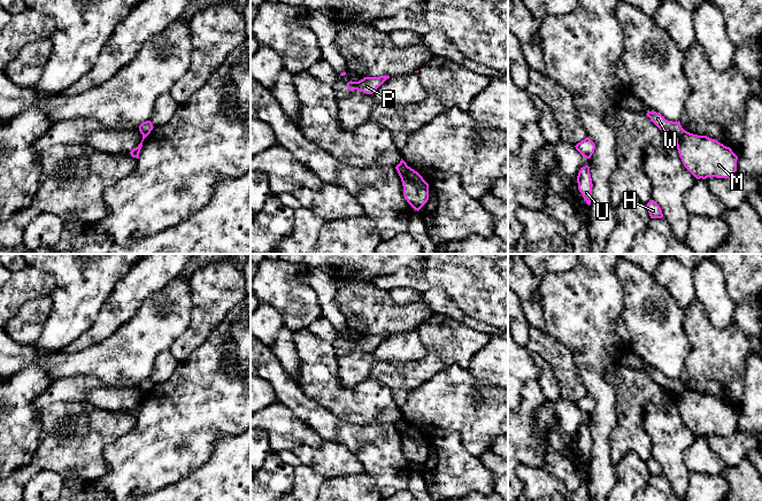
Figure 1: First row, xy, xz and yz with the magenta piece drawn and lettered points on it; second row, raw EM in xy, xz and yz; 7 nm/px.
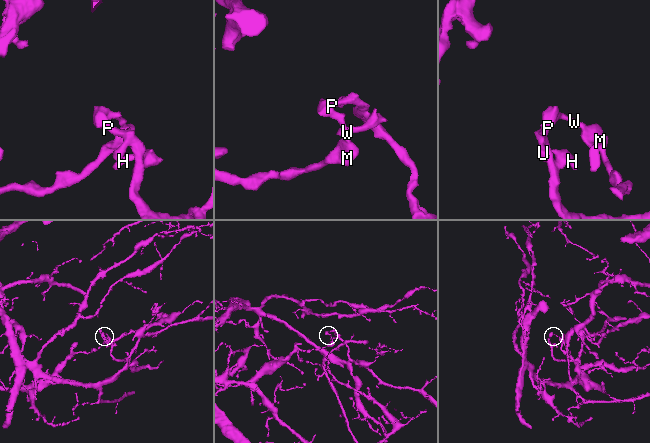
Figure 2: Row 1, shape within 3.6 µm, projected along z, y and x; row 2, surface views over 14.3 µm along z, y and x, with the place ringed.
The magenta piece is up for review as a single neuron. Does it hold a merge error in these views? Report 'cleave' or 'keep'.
keep

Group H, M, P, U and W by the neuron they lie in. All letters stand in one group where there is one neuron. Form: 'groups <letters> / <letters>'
groups H M P U W

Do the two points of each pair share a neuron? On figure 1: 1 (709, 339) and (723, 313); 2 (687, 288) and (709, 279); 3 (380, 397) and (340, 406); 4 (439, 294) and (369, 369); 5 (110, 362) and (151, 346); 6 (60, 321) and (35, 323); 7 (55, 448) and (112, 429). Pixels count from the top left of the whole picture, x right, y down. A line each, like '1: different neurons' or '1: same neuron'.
1: different neurons
2: different neurons
3: same neuron
4: different neurons
5: same neuron
6: different neurons
7: same neuron

